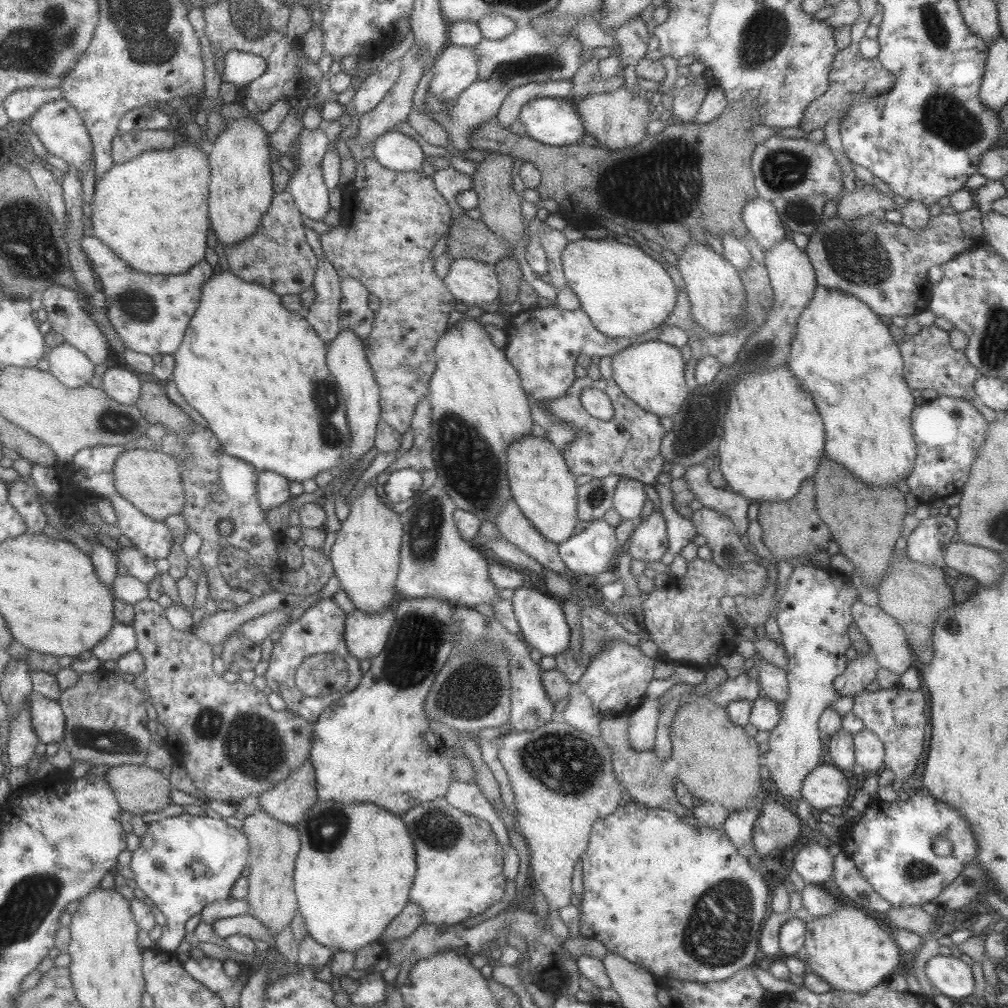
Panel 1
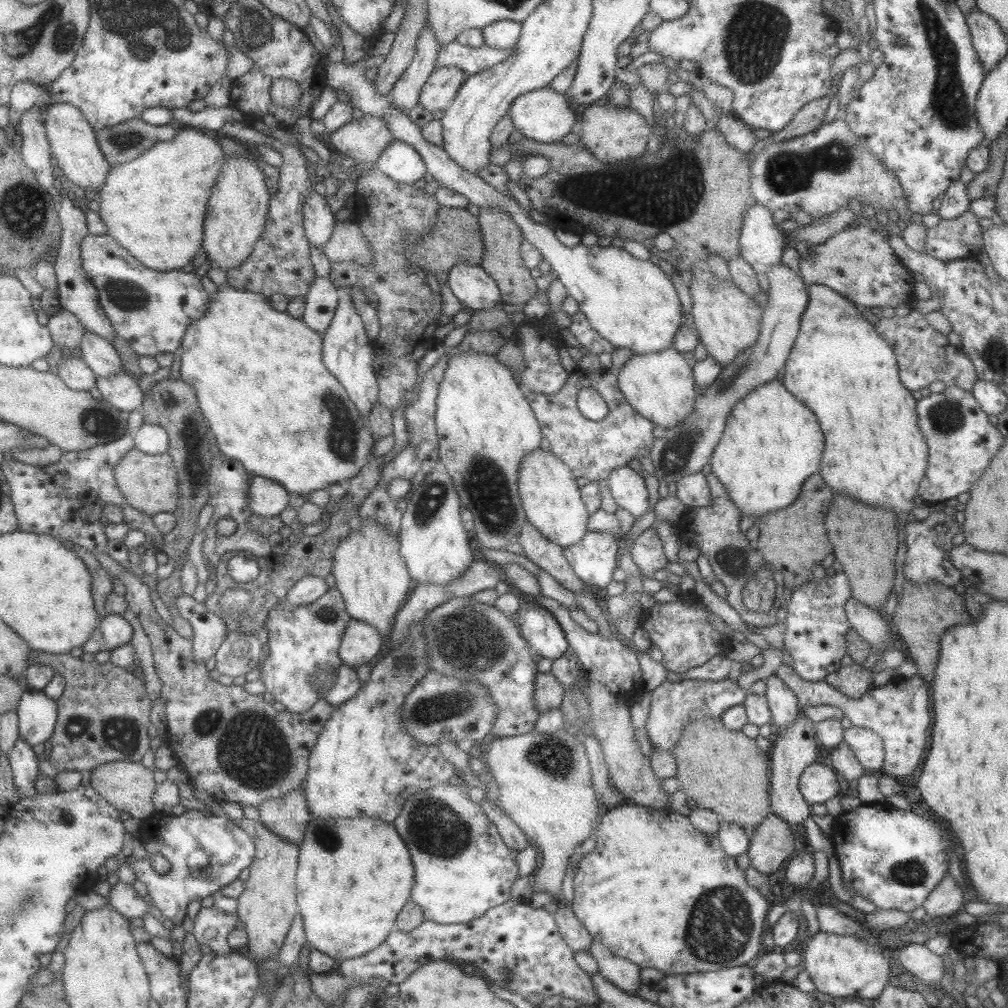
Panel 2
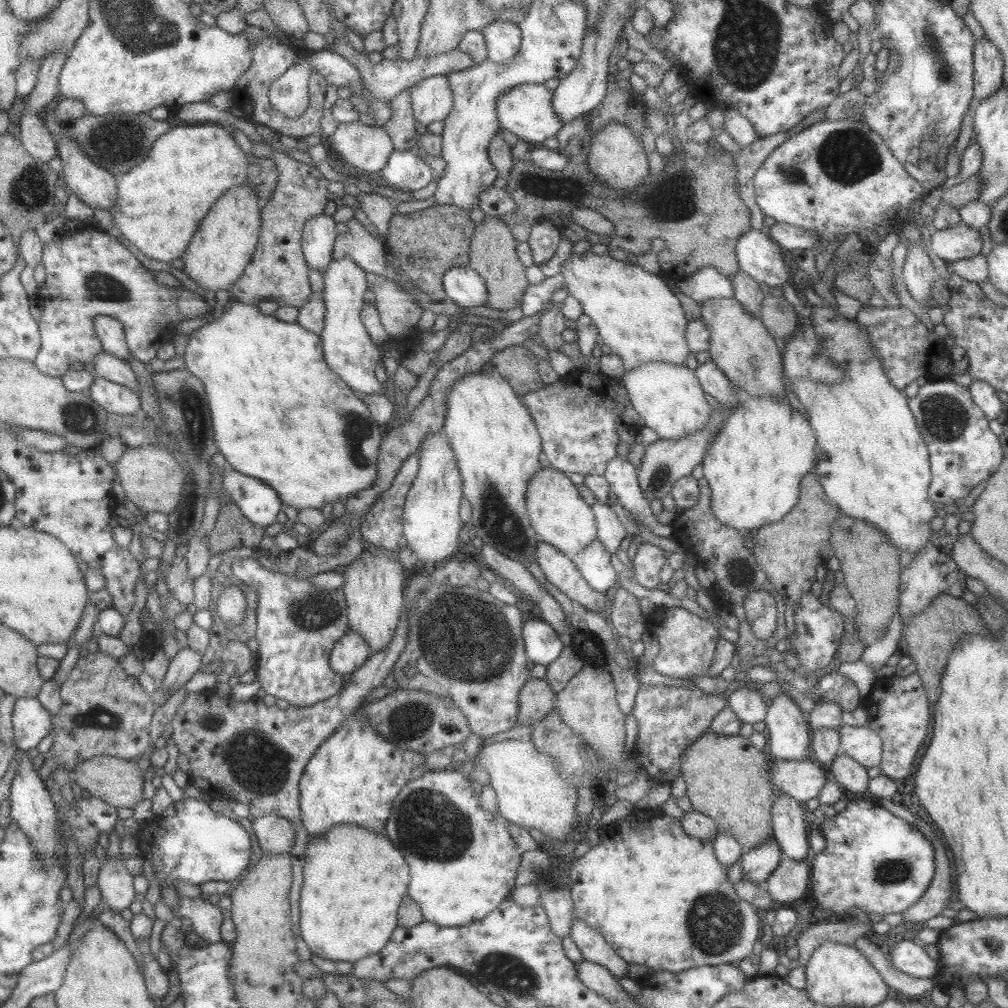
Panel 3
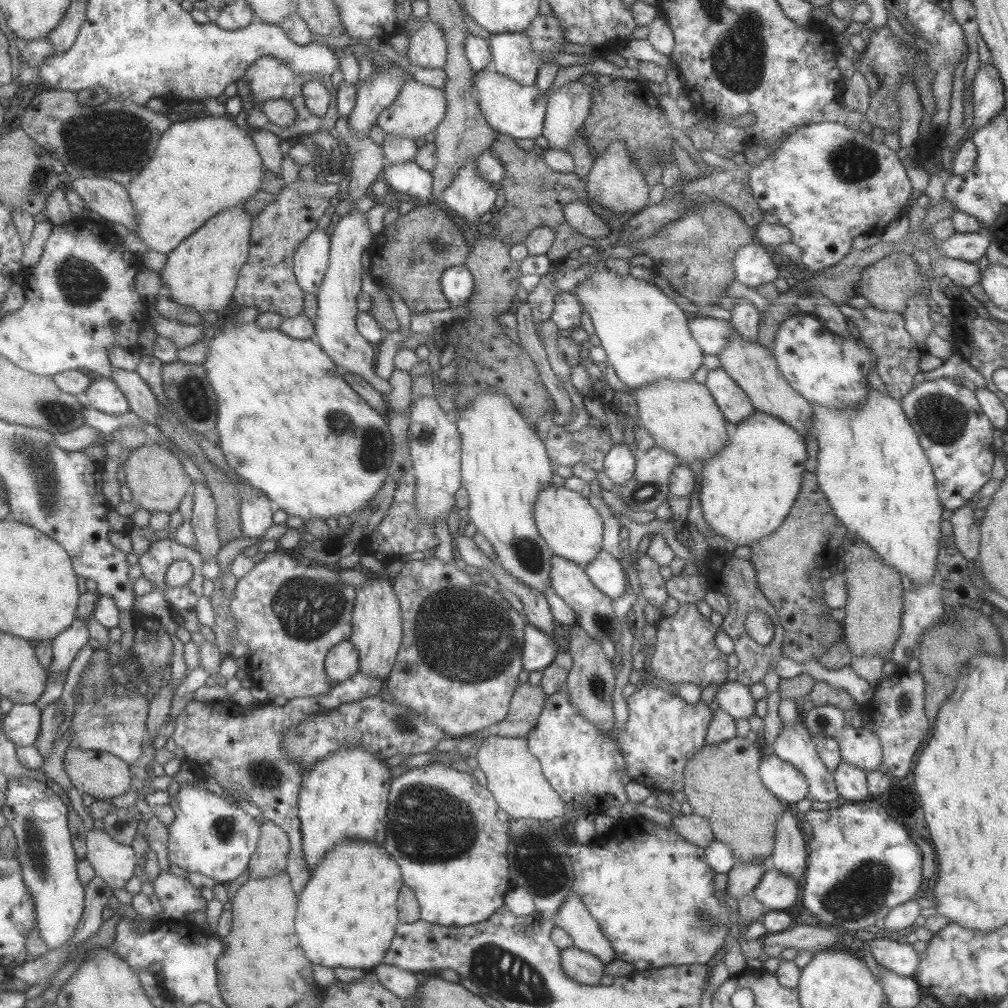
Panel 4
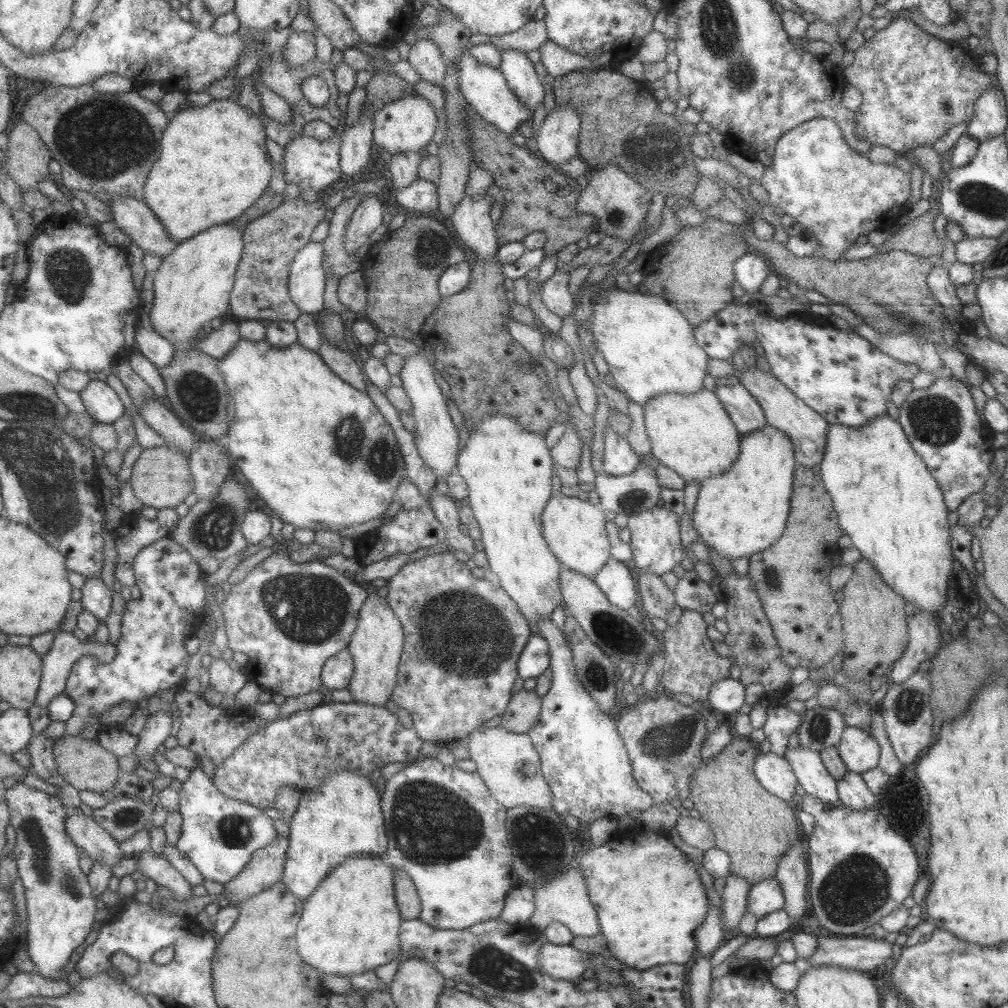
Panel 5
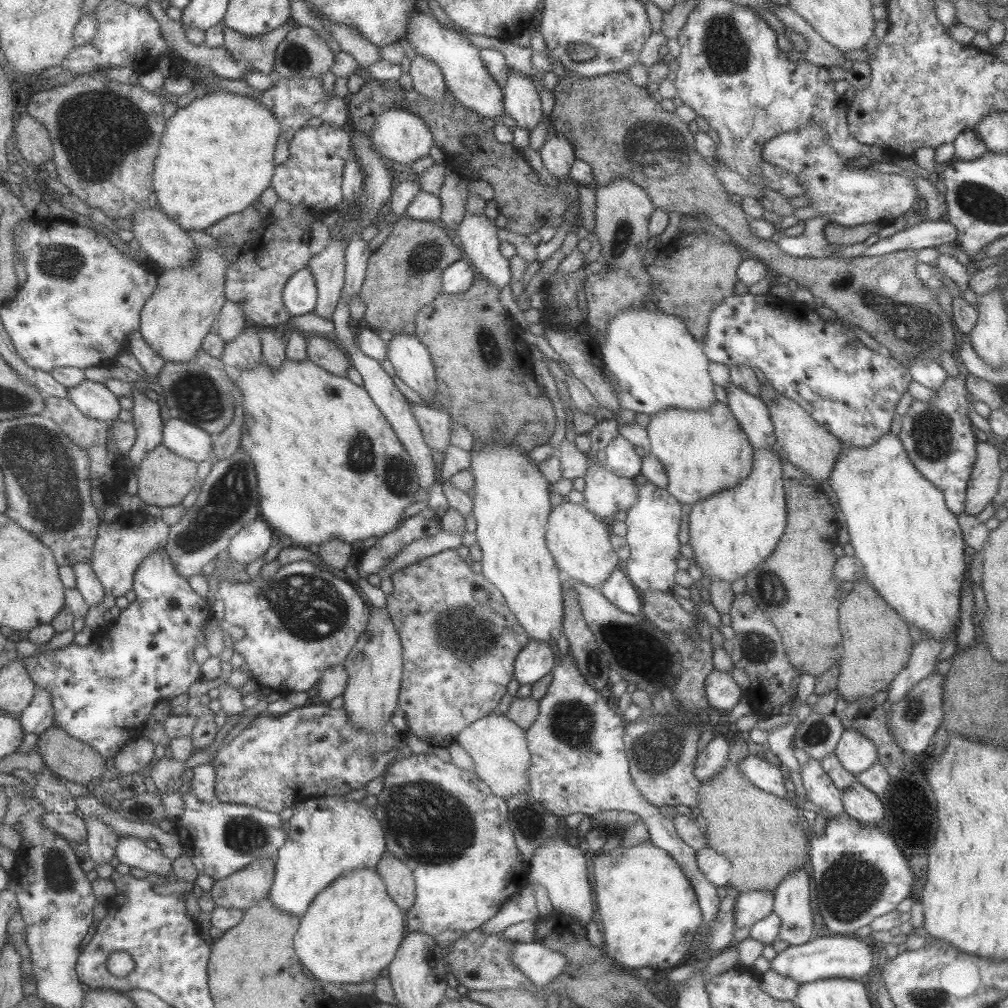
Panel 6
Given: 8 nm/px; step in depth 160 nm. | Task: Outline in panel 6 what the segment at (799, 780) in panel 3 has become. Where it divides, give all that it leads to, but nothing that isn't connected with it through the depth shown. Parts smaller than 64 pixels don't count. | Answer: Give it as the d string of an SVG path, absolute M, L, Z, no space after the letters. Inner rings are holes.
M757 750L738 762L738 773L759 790L786 798L783 776L779 766L777 767L777 765L765 761Z

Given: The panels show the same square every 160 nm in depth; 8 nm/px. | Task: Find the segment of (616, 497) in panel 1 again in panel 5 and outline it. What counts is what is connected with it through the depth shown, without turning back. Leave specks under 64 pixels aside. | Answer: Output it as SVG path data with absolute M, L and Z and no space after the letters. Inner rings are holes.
M607 422L604 428L604 451L602 456L603 471L606 475L623 476L633 473L641 458L631 450L625 437L613 432Z

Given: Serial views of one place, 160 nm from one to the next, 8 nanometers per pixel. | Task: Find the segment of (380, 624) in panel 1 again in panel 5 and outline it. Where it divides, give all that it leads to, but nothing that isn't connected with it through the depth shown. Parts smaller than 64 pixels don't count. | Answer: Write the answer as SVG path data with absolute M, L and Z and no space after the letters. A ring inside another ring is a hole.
M344 648L324 662L320 672L321 684L329 690L345 688L352 677L352 672L352 658L349 651Z

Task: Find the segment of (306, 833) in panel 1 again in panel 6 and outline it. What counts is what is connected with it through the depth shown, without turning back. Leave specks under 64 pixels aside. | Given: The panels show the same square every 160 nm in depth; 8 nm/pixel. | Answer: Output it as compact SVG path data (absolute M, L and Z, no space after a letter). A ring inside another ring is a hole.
M375 868L355 869L315 895L293 938L293 949L315 979L337 984L371 982L395 956L407 926L404 912L386 893Z

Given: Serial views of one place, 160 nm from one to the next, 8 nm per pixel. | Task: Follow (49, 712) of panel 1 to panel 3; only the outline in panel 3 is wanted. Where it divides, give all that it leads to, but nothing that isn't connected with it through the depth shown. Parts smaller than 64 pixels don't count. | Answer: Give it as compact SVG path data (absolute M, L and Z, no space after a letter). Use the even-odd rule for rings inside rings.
M18 698L12 708L12 731L17 749L31 750L39 741L48 740L52 719L35 698Z

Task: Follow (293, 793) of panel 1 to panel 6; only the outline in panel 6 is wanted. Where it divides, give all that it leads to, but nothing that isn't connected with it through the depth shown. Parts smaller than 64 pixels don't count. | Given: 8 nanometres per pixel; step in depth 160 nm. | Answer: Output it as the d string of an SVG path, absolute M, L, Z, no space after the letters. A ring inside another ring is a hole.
M262 858L226 878L215 881L208 893L214 906L245 910L267 897L273 876L274 861Z

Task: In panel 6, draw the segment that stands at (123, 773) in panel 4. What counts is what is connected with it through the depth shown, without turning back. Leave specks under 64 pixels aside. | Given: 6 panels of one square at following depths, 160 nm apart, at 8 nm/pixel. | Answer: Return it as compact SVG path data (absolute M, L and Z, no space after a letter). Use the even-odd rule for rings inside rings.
M55 724L37 735L36 746L44 766L71 782L84 785L103 770L105 758Z

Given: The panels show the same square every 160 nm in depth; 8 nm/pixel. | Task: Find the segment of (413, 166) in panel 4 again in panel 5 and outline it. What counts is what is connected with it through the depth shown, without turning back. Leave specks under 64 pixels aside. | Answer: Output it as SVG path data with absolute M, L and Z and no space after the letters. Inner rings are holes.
M415 178L409 186L393 192L399 206L407 212L436 215L438 210L438 194L436 185L422 178Z

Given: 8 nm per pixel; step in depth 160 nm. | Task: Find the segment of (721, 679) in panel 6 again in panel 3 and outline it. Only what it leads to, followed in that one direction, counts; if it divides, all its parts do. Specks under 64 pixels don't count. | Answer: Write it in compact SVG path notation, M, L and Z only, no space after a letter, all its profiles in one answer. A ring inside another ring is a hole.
M748 684L731 692L726 697L726 705L742 723L755 724L766 717L767 706L762 694L751 691Z

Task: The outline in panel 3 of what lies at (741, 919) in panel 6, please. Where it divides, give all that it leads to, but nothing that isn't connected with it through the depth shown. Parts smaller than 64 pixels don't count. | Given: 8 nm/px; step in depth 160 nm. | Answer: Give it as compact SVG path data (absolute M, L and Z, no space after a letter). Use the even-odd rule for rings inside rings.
M781 855L778 863L779 866L765 882L766 892L771 902L777 906L797 900L805 892L811 878L811 868L805 859L793 860Z

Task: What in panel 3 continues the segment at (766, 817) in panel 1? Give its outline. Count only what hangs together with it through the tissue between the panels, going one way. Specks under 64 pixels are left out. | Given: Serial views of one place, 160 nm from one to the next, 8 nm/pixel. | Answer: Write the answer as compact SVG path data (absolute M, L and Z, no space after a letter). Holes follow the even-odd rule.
M773 836L755 849L742 854L741 860L741 881L751 882L755 885L765 883L771 872L779 866L779 859L782 855L779 845Z

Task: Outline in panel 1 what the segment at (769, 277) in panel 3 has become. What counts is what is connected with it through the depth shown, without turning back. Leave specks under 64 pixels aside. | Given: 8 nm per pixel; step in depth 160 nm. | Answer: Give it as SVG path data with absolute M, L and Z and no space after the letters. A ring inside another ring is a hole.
M757 196L742 208L742 221L745 230L764 253L768 252L776 242L788 236L788 231L779 220L779 215L772 202Z

